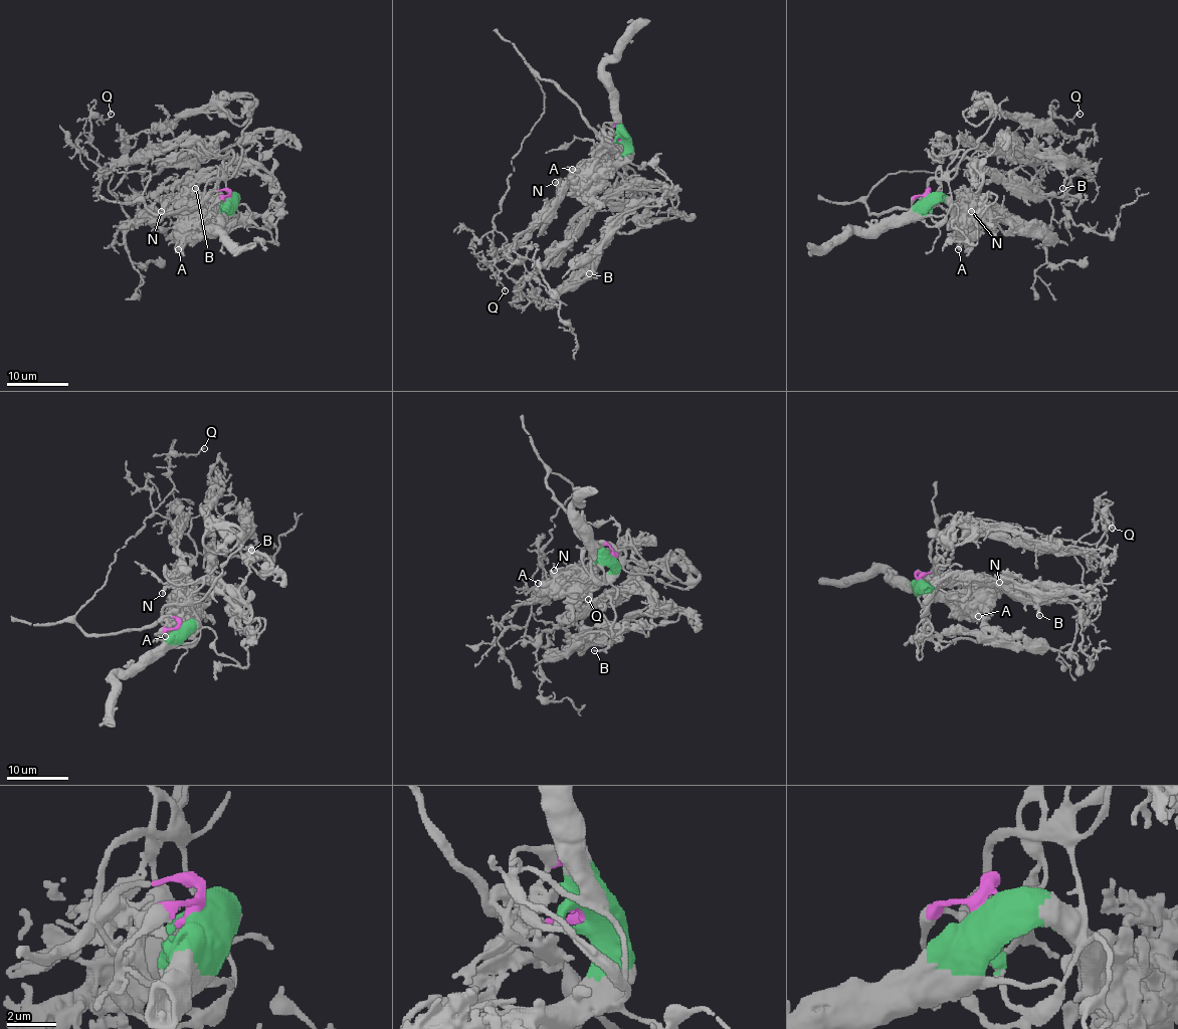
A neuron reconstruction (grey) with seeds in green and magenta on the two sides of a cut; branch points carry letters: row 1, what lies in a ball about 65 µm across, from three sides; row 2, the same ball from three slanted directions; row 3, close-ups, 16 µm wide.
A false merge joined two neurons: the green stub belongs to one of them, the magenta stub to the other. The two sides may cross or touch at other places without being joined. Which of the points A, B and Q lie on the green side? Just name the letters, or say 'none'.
A

